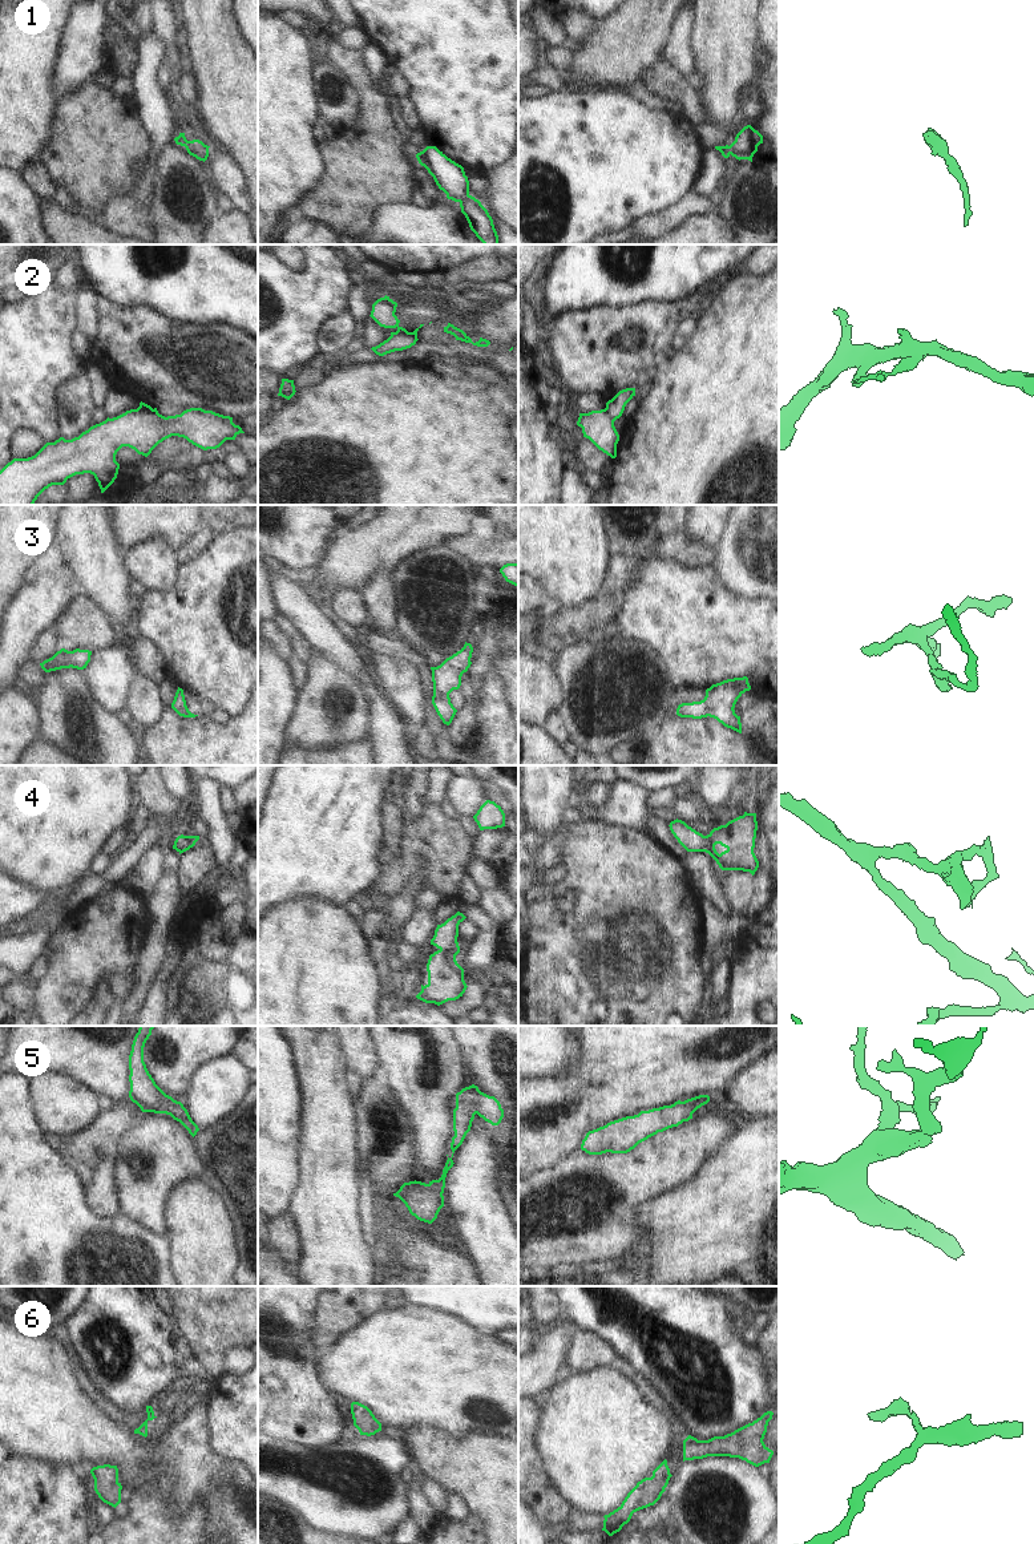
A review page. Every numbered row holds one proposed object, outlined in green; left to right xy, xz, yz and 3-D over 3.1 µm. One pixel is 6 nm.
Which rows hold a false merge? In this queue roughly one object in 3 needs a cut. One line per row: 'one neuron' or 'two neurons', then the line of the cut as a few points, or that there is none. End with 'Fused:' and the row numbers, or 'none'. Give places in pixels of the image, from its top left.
1: one neuron | no cut
2: two neurons | xz (407, 331), (391, 335)
3: one neuron | no cut
4: one neuron | no cut
5: one neuron | no cut
6: one neuron | no cut
Fused: 2

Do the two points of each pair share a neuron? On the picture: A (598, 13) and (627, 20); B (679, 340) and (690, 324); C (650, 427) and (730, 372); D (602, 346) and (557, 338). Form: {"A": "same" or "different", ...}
{"A": "different", "B": "same", "C": "same", "D": "same"}

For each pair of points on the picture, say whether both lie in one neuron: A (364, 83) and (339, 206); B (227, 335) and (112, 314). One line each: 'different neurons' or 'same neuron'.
A: same neuron
B: same neuron

